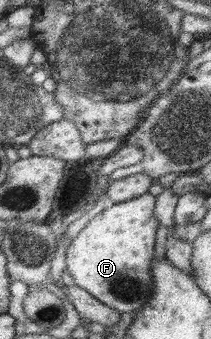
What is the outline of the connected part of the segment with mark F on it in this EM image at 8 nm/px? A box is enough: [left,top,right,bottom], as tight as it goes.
[66,193,160,313]

